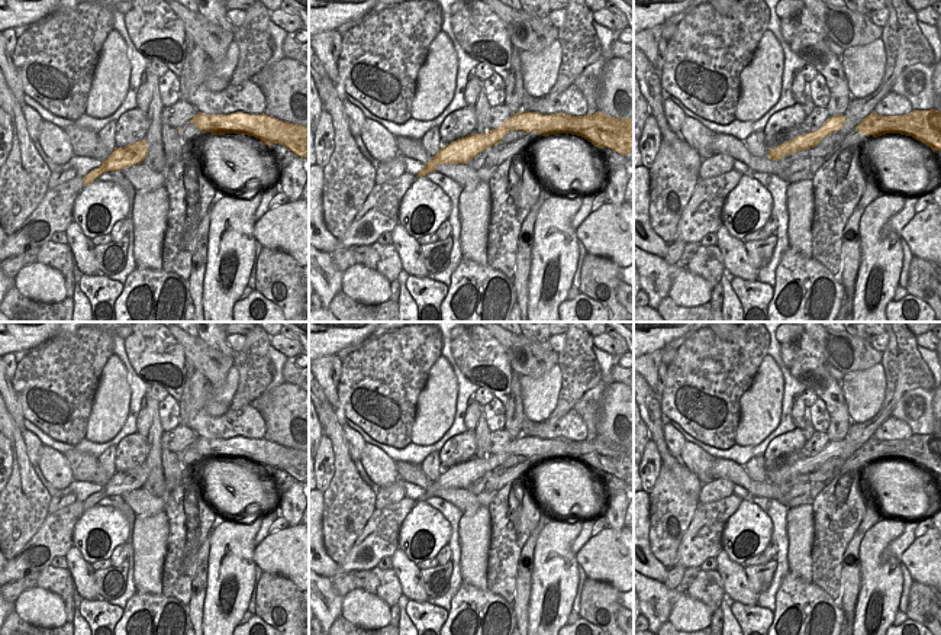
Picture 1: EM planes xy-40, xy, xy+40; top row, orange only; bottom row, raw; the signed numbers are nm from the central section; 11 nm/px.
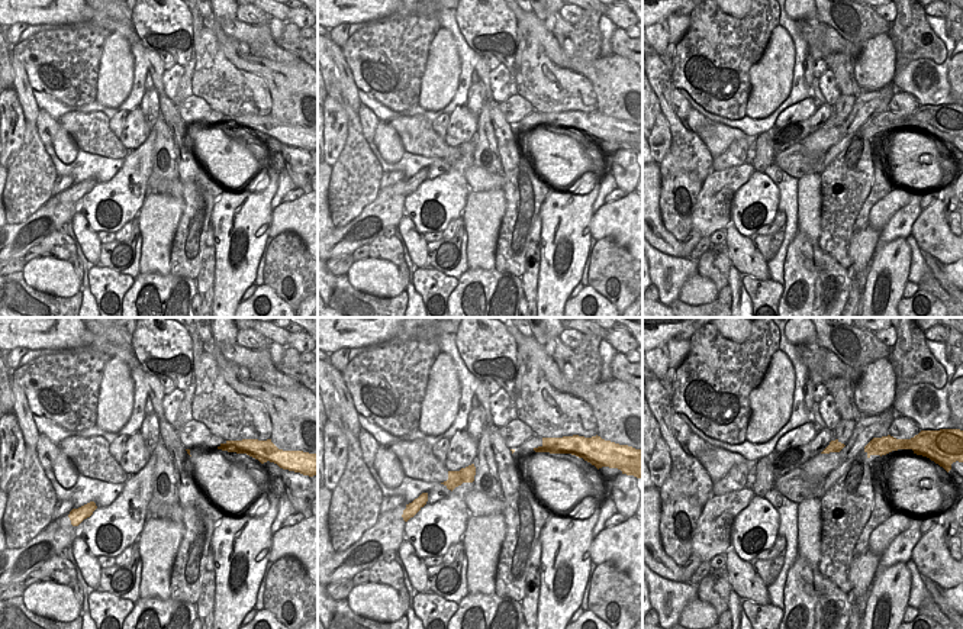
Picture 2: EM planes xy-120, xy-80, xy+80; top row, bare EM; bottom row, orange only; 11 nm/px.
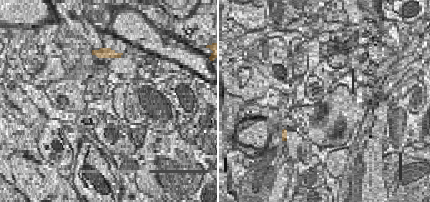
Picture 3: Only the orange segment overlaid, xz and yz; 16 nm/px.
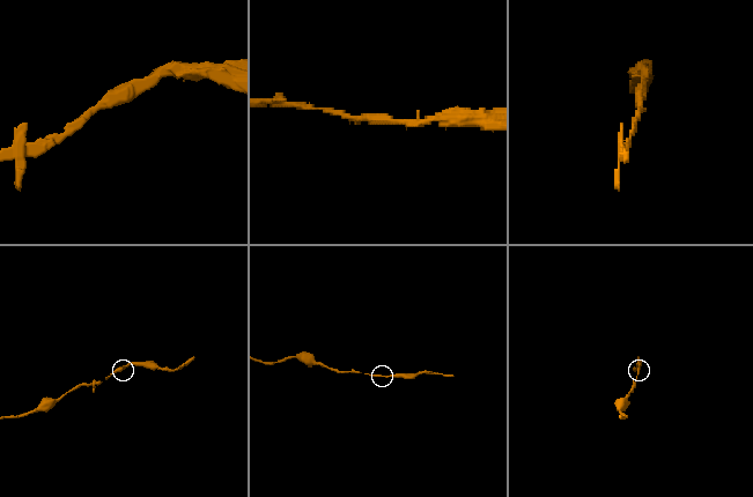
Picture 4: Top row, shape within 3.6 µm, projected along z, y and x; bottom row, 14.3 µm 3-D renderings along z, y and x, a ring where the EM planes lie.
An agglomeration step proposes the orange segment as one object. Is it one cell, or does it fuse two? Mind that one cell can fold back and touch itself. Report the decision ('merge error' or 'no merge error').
no merge error

